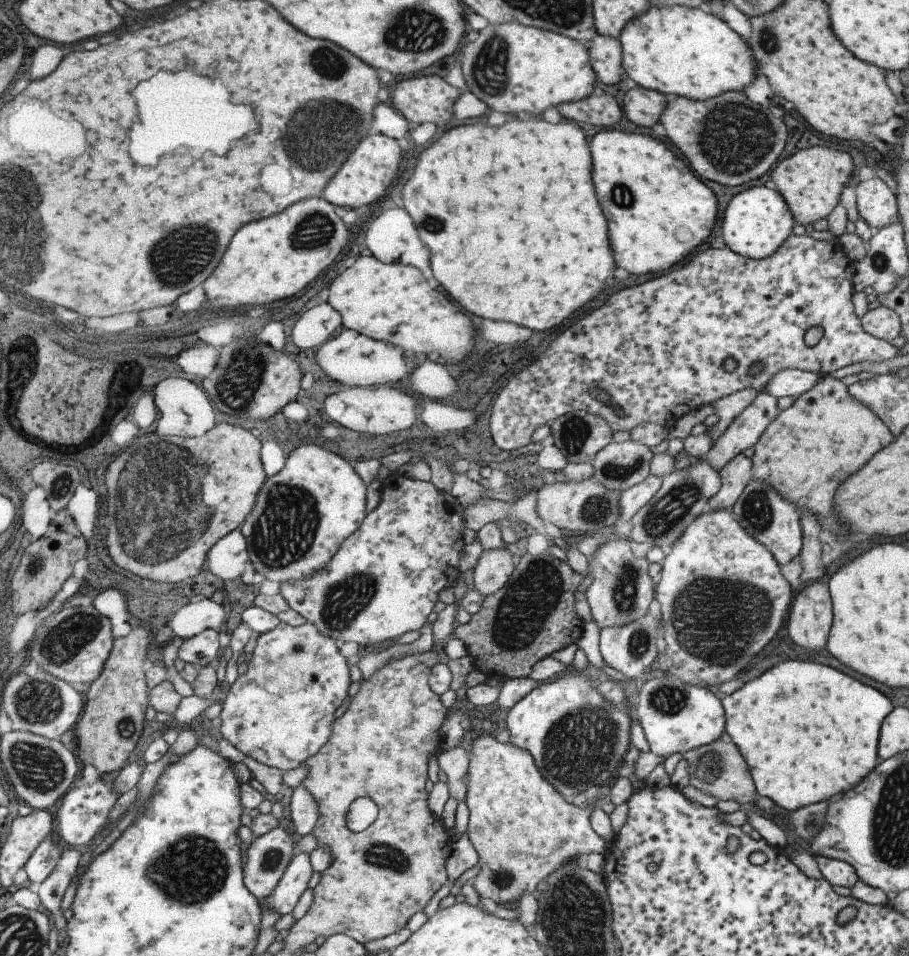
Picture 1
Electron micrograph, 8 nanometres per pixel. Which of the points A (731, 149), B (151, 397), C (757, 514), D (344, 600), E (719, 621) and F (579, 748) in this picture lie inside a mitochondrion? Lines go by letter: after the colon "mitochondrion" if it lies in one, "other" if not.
A: mitochondrion
B: other
C: mitochondrion
D: mitochondrion
E: mitochondrion
F: mitochondrion

